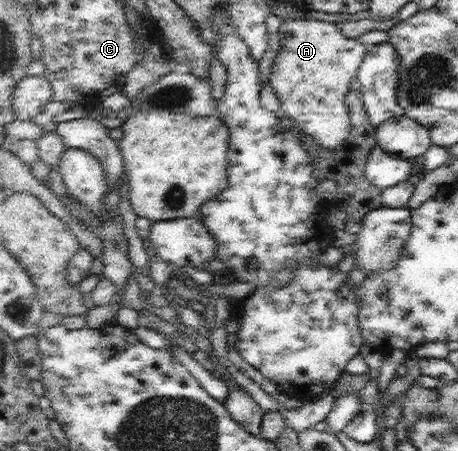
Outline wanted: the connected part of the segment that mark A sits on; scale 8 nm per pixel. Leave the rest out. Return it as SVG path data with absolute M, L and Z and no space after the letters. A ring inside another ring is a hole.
M313 19L285 20L279 29L281 47L275 59L273 73L270 77L273 88L279 93L283 102L283 113L295 121L295 125L306 134L311 135L320 145L337 153L354 131L351 117L350 93L354 91L362 65L366 63L369 46L358 38L349 38L339 25Z

